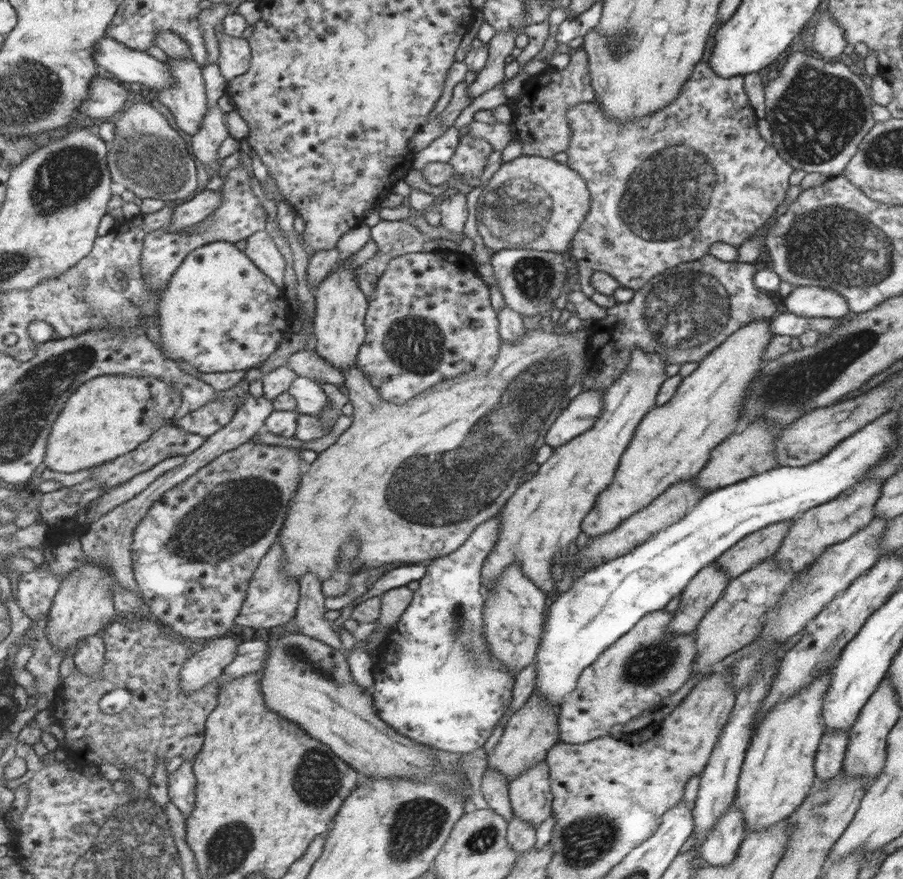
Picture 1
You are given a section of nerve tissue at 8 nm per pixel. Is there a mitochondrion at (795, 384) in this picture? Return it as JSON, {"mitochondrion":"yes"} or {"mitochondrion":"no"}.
{"mitochondrion":"yes"}

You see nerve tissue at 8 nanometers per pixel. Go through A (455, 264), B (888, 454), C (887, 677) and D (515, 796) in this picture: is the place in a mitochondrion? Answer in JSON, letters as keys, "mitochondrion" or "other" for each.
{"A":"other","B":"other","C":"other","D":"other"}

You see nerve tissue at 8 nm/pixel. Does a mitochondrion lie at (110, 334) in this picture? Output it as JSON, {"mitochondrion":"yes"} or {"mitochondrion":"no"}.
{"mitochondrion":"yes"}

